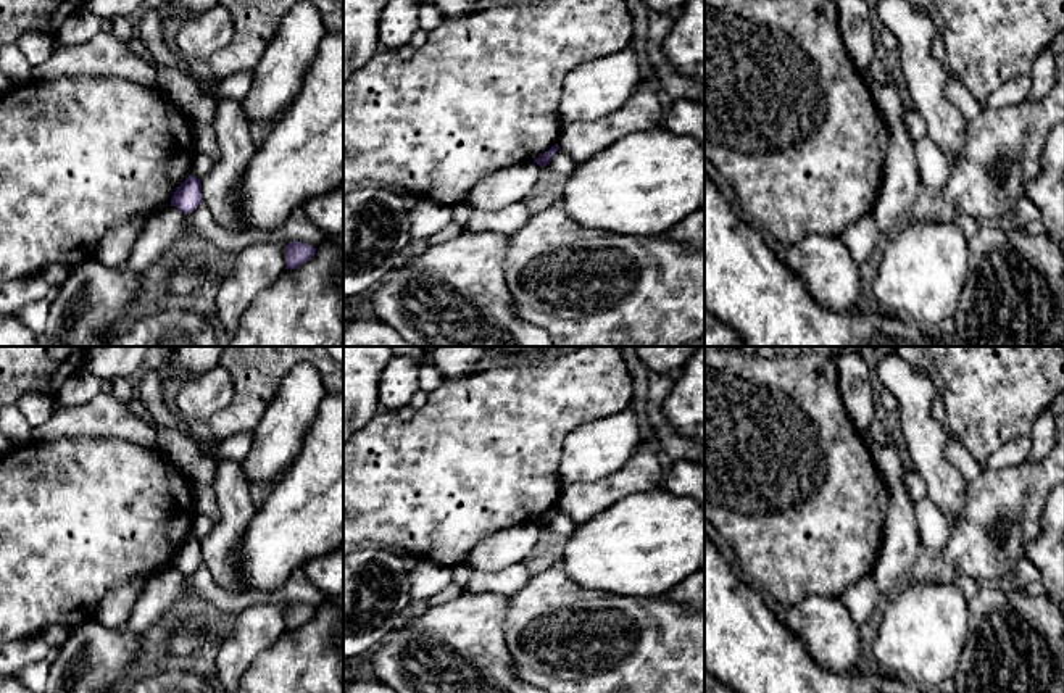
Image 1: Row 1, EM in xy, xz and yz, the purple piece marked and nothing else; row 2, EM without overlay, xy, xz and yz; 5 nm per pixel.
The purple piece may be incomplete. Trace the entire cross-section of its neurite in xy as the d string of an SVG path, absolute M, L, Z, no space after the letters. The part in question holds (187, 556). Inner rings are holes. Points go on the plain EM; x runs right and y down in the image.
M189 537L174 553L171 567L181 574L190 575L198 566L203 564L202 543L195 537Z

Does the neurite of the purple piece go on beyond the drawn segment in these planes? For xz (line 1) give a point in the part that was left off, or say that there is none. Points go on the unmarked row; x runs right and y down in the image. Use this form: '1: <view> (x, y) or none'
1: none

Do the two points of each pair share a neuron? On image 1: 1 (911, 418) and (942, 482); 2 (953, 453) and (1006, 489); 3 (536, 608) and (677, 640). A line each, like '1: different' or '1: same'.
1: same
2: different
3: same

